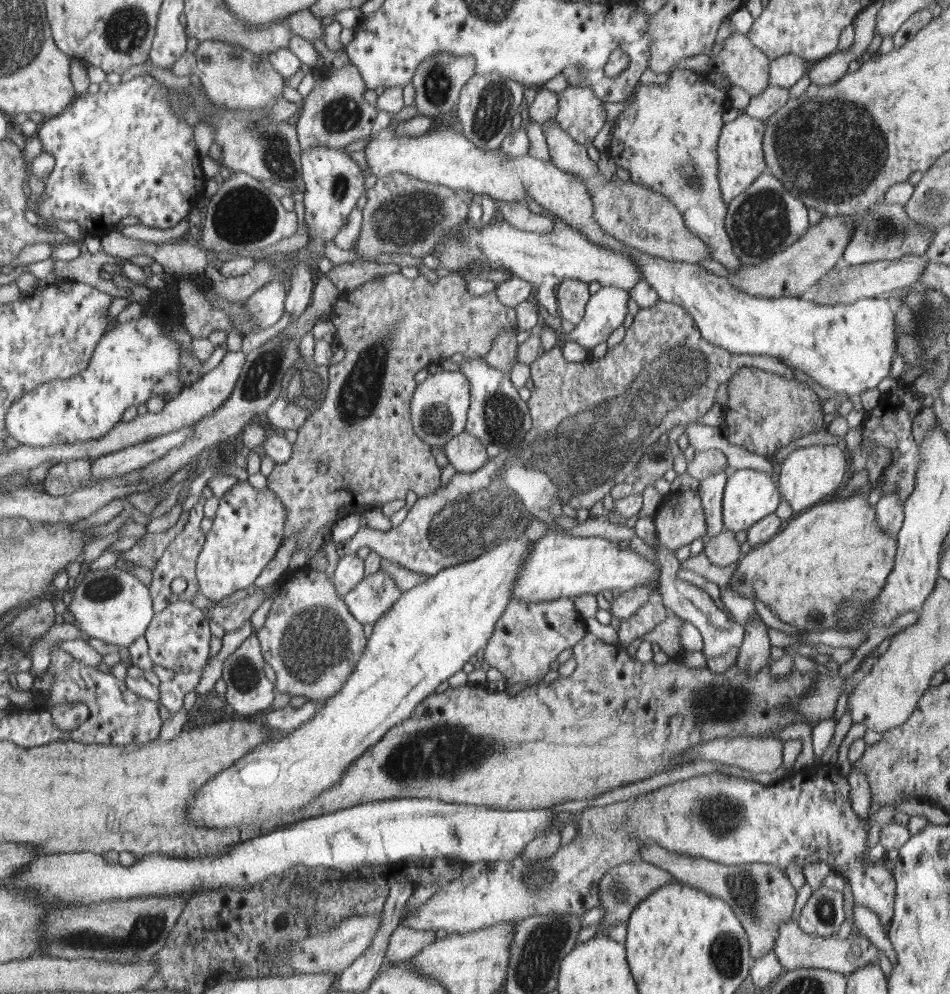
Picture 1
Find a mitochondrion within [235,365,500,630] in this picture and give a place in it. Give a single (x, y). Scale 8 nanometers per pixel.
(438, 420)

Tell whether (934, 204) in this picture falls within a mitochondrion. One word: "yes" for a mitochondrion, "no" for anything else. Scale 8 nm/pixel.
yes

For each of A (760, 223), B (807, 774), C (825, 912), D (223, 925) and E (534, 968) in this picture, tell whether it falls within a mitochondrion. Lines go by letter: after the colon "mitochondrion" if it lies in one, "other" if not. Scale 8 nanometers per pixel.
A: mitochondrion
B: other
C: mitochondrion
D: other
E: mitochondrion

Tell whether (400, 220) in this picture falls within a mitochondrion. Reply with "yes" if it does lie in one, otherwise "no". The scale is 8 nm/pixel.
yes

